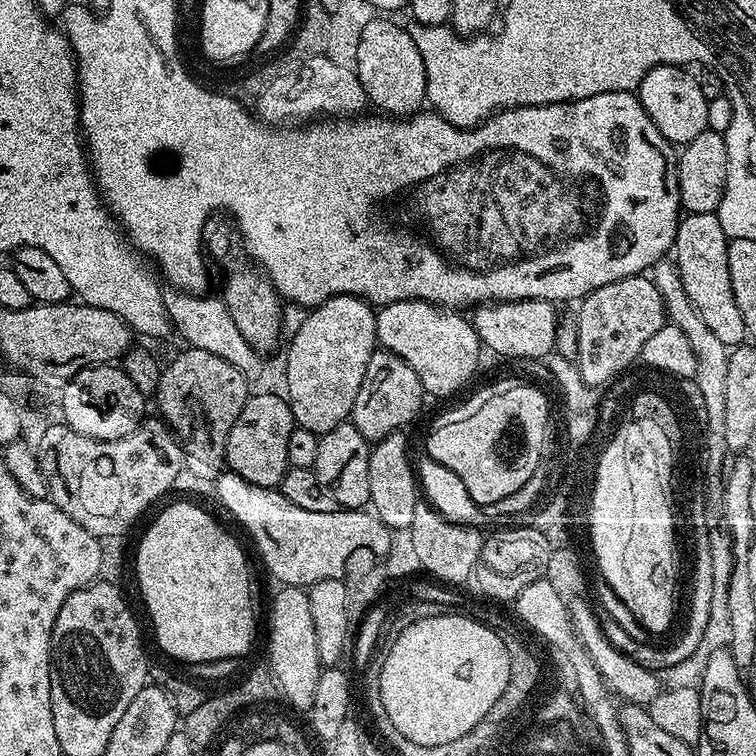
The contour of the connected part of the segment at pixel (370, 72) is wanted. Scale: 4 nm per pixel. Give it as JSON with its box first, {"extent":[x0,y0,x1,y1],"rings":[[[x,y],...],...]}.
{"extent":[356,18,426,118],"rings":[[[373,18],[361,31],[356,77],[368,95],[368,104],[376,107],[373,109],[392,118],[408,118],[425,107],[426,66],[422,66],[422,54],[414,46],[411,31],[407,27],[399,28],[392,20],[395,19]]]}

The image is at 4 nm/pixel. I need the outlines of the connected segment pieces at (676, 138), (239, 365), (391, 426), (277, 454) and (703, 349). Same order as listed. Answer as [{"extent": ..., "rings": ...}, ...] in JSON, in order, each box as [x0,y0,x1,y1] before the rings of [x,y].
[{"extent":[638,64,708,146],"rings":[[[660,64],[650,69],[646,78],[642,78],[638,95],[646,114],[650,114],[650,122],[662,130],[662,134],[673,146],[688,144],[698,134],[702,134],[708,126],[706,122],[706,106],[708,101],[702,98],[702,86],[698,86],[696,76],[687,67],[674,64]]]},{"extent":[164,290,265,383],"rings":[[[174,290],[165,291],[164,301],[171,327],[175,332],[177,330],[189,347],[209,351],[210,354],[225,359],[239,373],[242,373],[249,383],[256,383],[264,372],[263,360],[265,359],[261,353],[254,351],[239,333],[238,326],[232,321],[223,299],[210,297],[202,294],[178,293]]]},{"extent":[350,350,426,442],"rings":[[[378,350],[370,358],[370,366],[366,366],[366,378],[362,378],[358,398],[354,398],[350,422],[368,441],[375,442],[391,432],[407,429],[407,424],[419,414],[424,400],[426,393],[418,374],[414,374],[402,358],[392,352]]]},{"extent":[224,392,293,489],"rings":[[[272,392],[249,395],[246,406],[242,406],[242,414],[238,414],[238,422],[230,426],[224,455],[227,467],[254,486],[279,489],[289,468],[286,445],[290,442],[293,427],[292,407],[283,395],[275,396]]]},{"extent":[650,258,729,467],"rings":[[[665,258],[658,264],[652,265],[650,269],[650,279],[654,286],[658,286],[658,294],[662,294],[664,303],[664,315],[667,323],[678,326],[682,334],[686,334],[687,341],[690,342],[690,350],[694,350],[694,362],[696,363],[696,375],[694,377],[697,387],[702,392],[705,403],[706,418],[708,427],[706,431],[706,451],[708,450],[707,467],[725,467],[724,456],[729,455],[728,447],[724,441],[724,419],[726,418],[725,383],[726,383],[726,362],[728,361],[729,345],[715,336],[702,322],[702,316],[698,310],[694,310],[694,304],[686,294],[686,288],[682,286],[682,278],[678,274],[675,263],[671,259]]]}]

